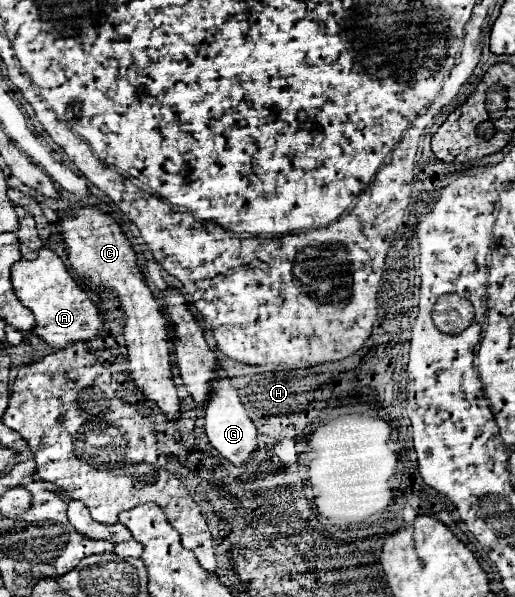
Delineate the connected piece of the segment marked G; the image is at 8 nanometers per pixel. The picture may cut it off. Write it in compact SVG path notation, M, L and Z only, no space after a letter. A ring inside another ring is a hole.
M218 368L216 374L220 376L218 380L212 382L212 394L210 400L206 404L206 434L212 442L212 446L226 458L230 460L234 466L242 466L246 462L250 462L252 454L258 450L258 430L254 426L254 422L248 418L246 408L242 406L236 388L230 384L230 378L224 376L224 370Z

